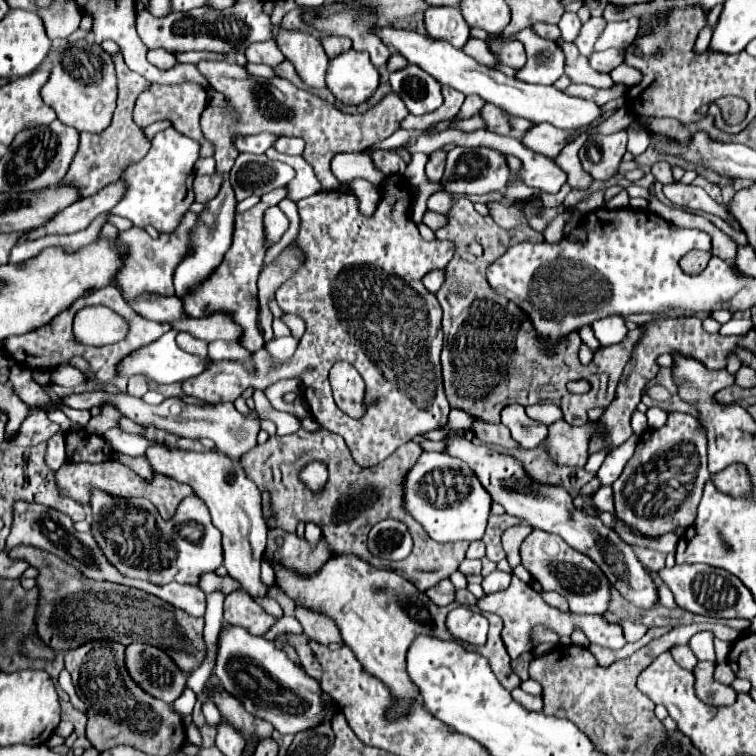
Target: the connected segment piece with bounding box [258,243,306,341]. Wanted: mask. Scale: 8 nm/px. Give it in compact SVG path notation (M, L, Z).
M292 243L288 245L274 261L270 261L258 279L258 301L260 301L260 329L264 339L272 339L272 311L270 311L270 301L276 297L276 291L280 289L278 285L286 283L292 273L296 273L302 263L304 263L304 251Z

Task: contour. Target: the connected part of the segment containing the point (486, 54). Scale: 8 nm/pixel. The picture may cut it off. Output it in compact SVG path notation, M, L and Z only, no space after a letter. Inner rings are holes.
M470 39L466 45L464 45L464 51L468 55L472 55L474 59L478 59L482 65L488 65L488 67L496 67L500 65L498 57L488 49L488 45L484 41L478 41L478 39Z

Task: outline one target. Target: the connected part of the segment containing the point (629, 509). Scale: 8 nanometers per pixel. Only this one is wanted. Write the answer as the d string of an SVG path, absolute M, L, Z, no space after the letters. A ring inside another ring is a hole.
M670 413L664 427L644 431L632 459L612 483L616 517L634 525L644 535L662 535L694 523L706 479L714 479L722 493L743 498L751 496L752 477L746 465L736 463L712 475L706 465L706 449L706 431L702 423L688 413Z

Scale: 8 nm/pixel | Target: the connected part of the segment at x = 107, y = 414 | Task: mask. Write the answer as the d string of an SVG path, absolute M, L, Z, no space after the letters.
M104 407L104 413L100 413L98 417L92 417L90 423L86 425L86 429L90 433L96 433L96 435L102 435L104 431L112 429L112 427L118 427L118 419L122 415L114 409L114 407Z

